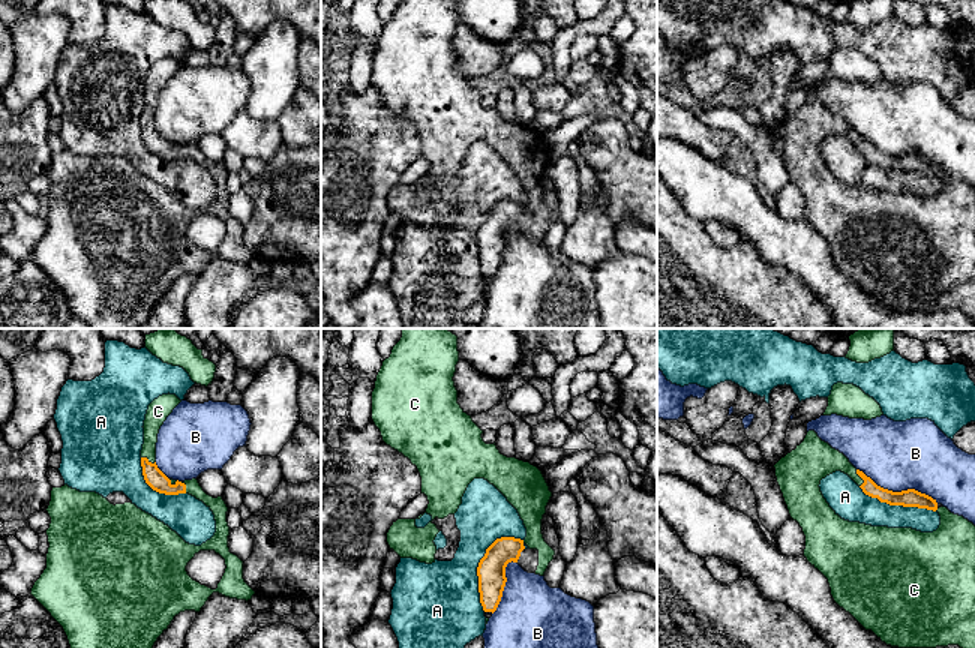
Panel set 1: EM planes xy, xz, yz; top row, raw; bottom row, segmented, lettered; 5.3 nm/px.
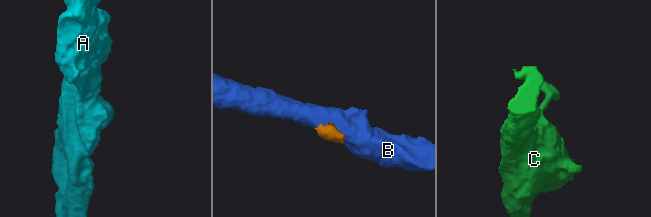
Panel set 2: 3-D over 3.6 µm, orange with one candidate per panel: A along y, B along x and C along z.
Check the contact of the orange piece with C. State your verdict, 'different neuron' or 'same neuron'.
same neuron

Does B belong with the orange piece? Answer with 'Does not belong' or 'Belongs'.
Does not belong

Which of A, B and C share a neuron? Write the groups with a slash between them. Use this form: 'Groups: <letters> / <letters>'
Groups: A / B / C

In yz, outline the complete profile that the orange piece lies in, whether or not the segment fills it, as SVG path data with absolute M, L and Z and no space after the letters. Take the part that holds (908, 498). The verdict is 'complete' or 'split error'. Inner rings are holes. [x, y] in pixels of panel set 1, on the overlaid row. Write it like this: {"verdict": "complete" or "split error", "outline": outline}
{"verdict": "split error", "outline": "M808 430L795 450L776 465L776 477L788 506L789 514L800 524L806 536L804 556L826 579L834 602L849 612L866 630L872 630L882 642L898 648L936 648L958 645L975 648L975 525L963 516L939 507L936 500L915 489L892 492L878 486L849 459ZM842 471L848 474L866 495L890 506L918 507L938 512L940 525L933 532L912 528L872 526L842 519L820 492L820 480Z"}

